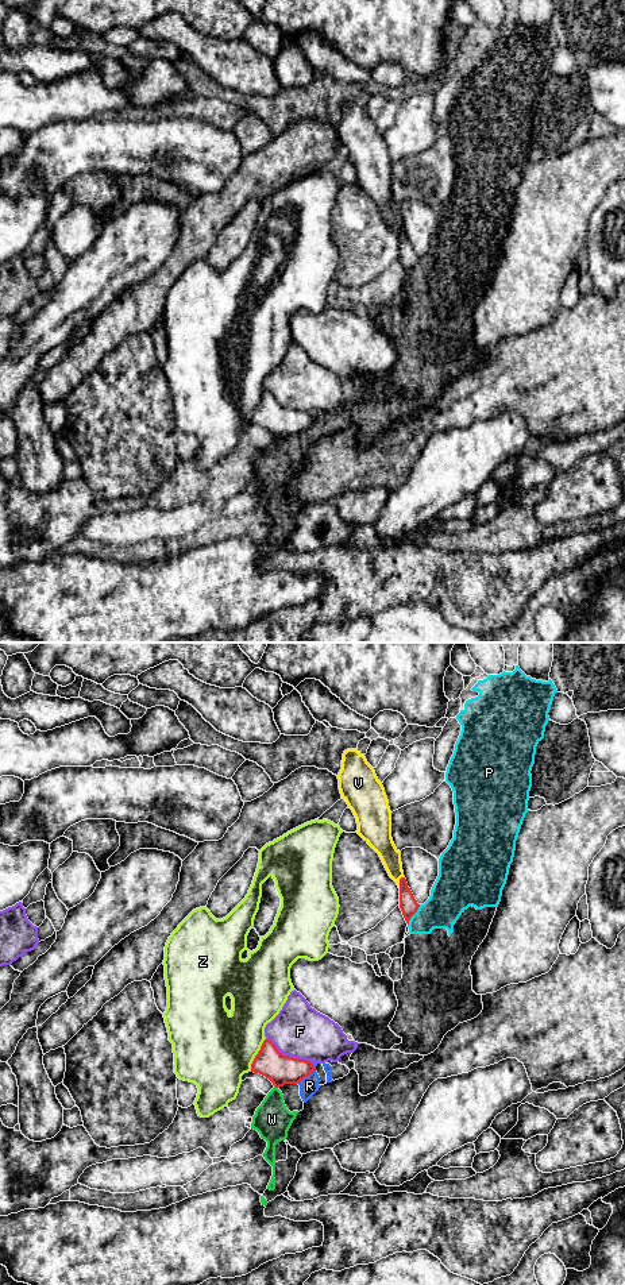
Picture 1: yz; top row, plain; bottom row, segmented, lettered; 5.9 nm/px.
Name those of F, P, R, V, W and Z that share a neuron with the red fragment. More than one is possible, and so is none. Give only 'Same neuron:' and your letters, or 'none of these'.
Same neuron: none of these

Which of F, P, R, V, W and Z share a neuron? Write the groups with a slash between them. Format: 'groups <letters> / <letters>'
groups F / P R W / V / Z

